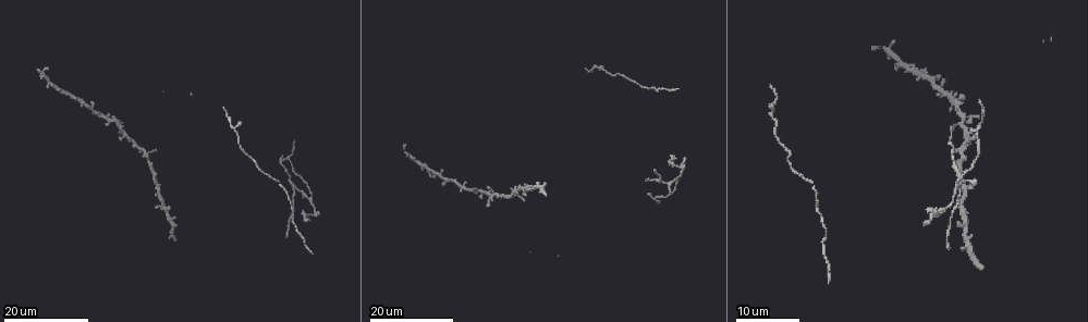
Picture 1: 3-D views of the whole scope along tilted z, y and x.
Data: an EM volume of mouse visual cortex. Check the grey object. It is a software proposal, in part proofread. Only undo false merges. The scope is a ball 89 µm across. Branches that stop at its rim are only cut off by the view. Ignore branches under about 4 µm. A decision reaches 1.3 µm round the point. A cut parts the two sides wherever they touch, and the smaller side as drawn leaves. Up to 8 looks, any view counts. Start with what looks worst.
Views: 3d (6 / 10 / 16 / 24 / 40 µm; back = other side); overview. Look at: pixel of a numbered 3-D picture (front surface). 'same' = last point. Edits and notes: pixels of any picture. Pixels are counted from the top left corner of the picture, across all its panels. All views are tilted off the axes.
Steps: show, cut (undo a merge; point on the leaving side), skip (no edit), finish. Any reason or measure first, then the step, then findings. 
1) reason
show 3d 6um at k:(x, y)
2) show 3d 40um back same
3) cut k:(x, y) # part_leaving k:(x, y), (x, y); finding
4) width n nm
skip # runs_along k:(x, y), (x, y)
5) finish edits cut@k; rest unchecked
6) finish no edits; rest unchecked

three-way junction
show 3d 16um at 1:(297, 187)

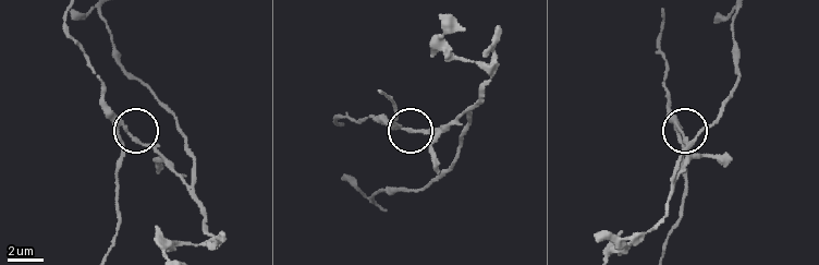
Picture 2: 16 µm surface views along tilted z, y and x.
zoom in
show 3d 10um at 2:(402, 128)

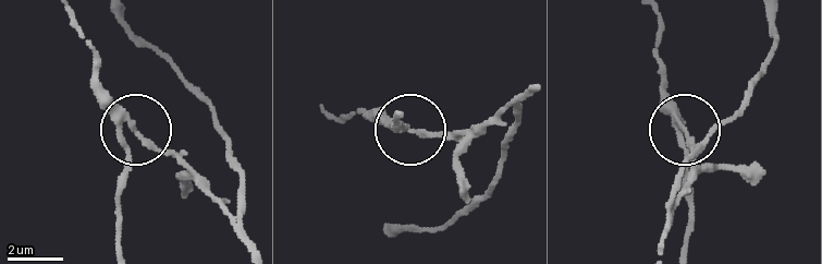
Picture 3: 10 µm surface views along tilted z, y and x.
width 210 nm
cut 3:(156, 146) # part_leaving 3:(130, 117), (235, 192), (208, 102), (122, 13); a second neuron is stuck on

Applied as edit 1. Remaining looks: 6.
side arm on a straight run
show 3d 16um at 1:(123, 129)

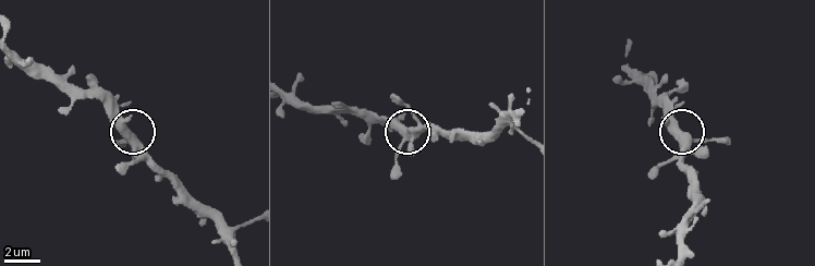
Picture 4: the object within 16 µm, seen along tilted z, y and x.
zoom in
show 3d 10um at 4:(405, 135)

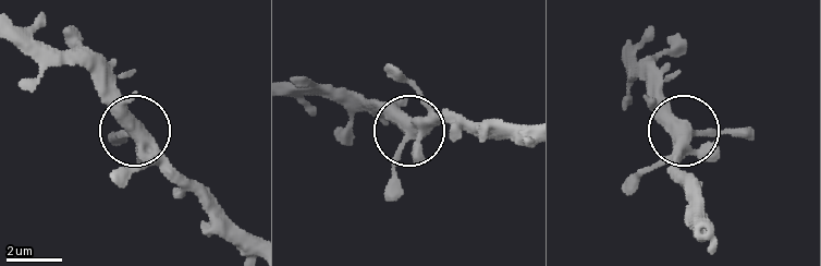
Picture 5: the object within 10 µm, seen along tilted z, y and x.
width 370 nm
skip # runs_along 5:(527, 123), (419, 123), (397, 164), (397, 196); continuous, no second neuron

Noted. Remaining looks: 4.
thin arm on a thick one
show 3d 16um at 1:(967, 144)

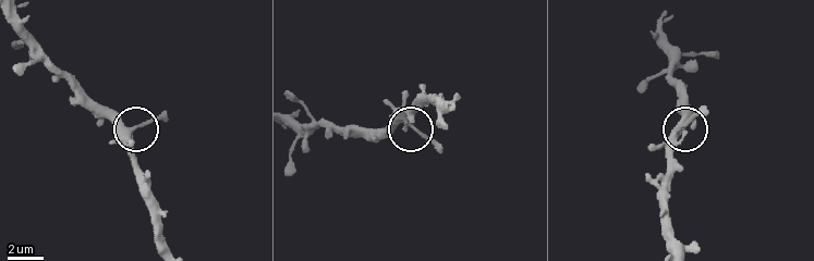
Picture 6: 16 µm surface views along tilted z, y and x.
show 3d 6um at 6:(680, 132)

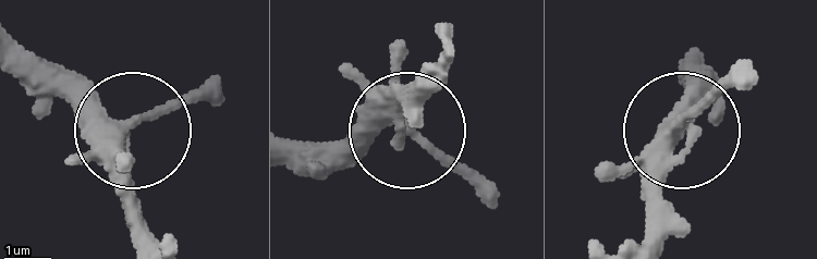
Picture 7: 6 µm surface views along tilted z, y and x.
width 350 nm
skip # runs_along 7:(437, 86), (399, 121), (486, 196); continuous, no second neuron

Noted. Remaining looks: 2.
thick turns thin
show 3d 24um at 1:(238, 134)

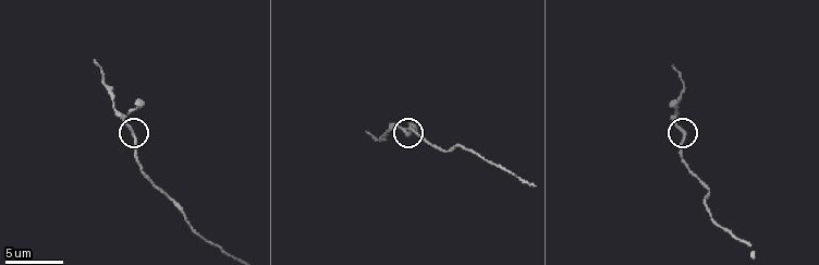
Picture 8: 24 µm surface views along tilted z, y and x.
show 3d 6um at 8:(405, 133)

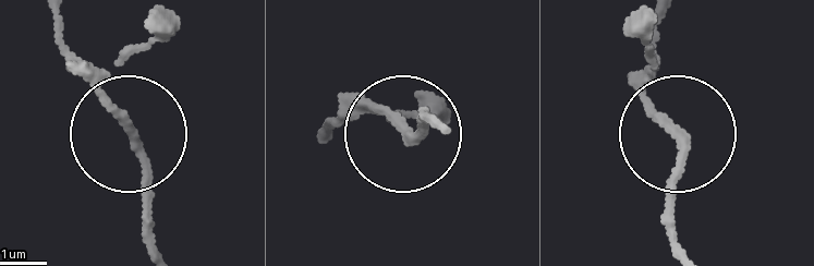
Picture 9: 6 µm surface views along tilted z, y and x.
skip # runs_along 9:(155, 245), (144, 152), (62, 36); all the same neuron

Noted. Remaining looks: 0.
finish edits cut@3; rest unchecked

